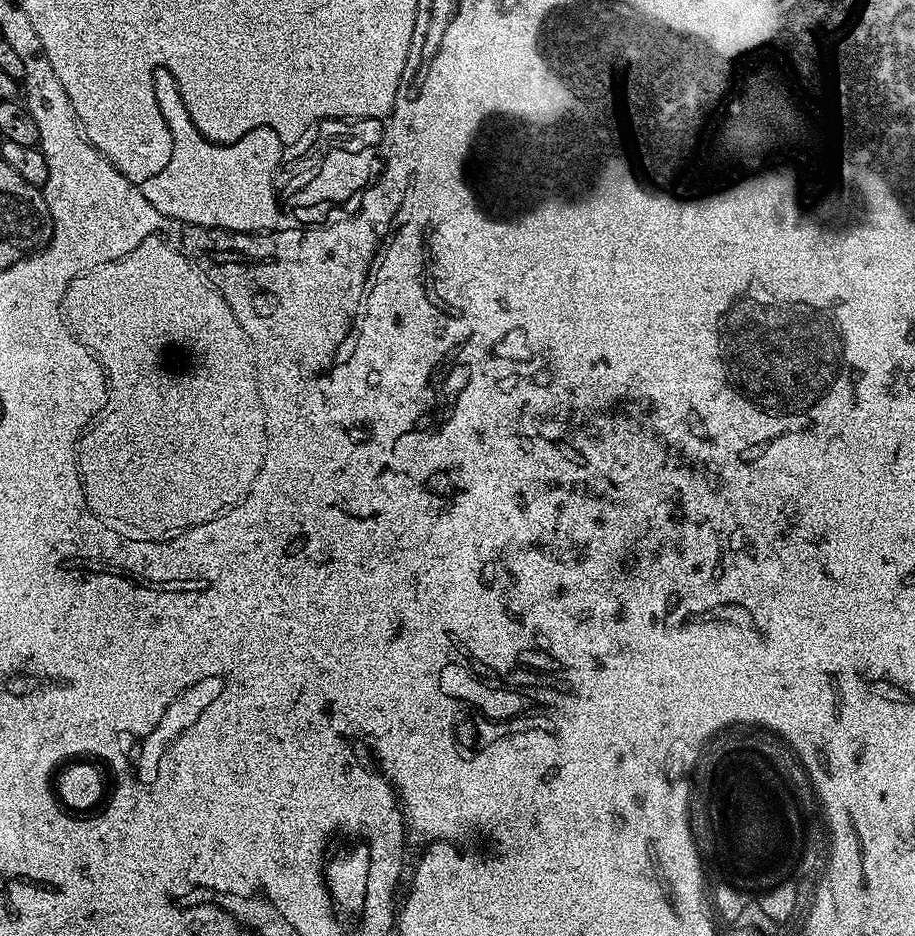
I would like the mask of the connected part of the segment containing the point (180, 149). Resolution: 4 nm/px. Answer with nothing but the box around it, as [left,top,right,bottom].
[139,68,280,230]

